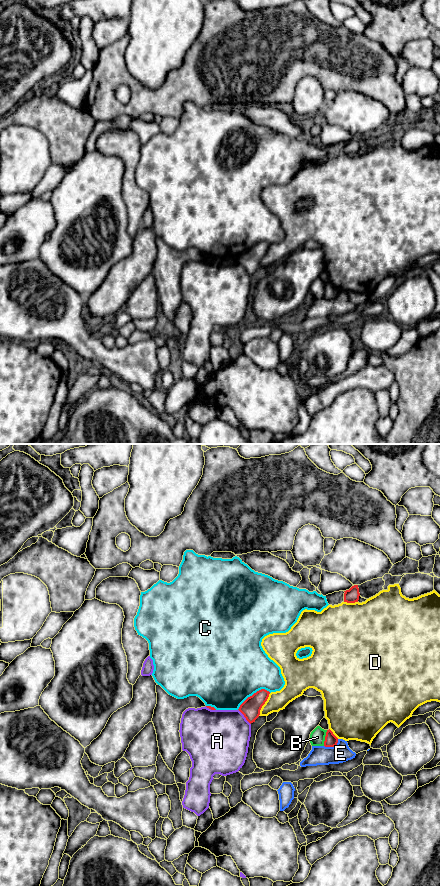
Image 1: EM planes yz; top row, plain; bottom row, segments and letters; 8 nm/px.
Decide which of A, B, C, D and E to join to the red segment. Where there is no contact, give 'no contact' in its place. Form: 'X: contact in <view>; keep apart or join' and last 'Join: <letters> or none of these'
A: contact in yz; keep apart
B: contact in yz; keep apart
C: contact in yz; keep apart
D: contact in yz; keep apart
E: contact in yz; keep apart
Join: none of these

